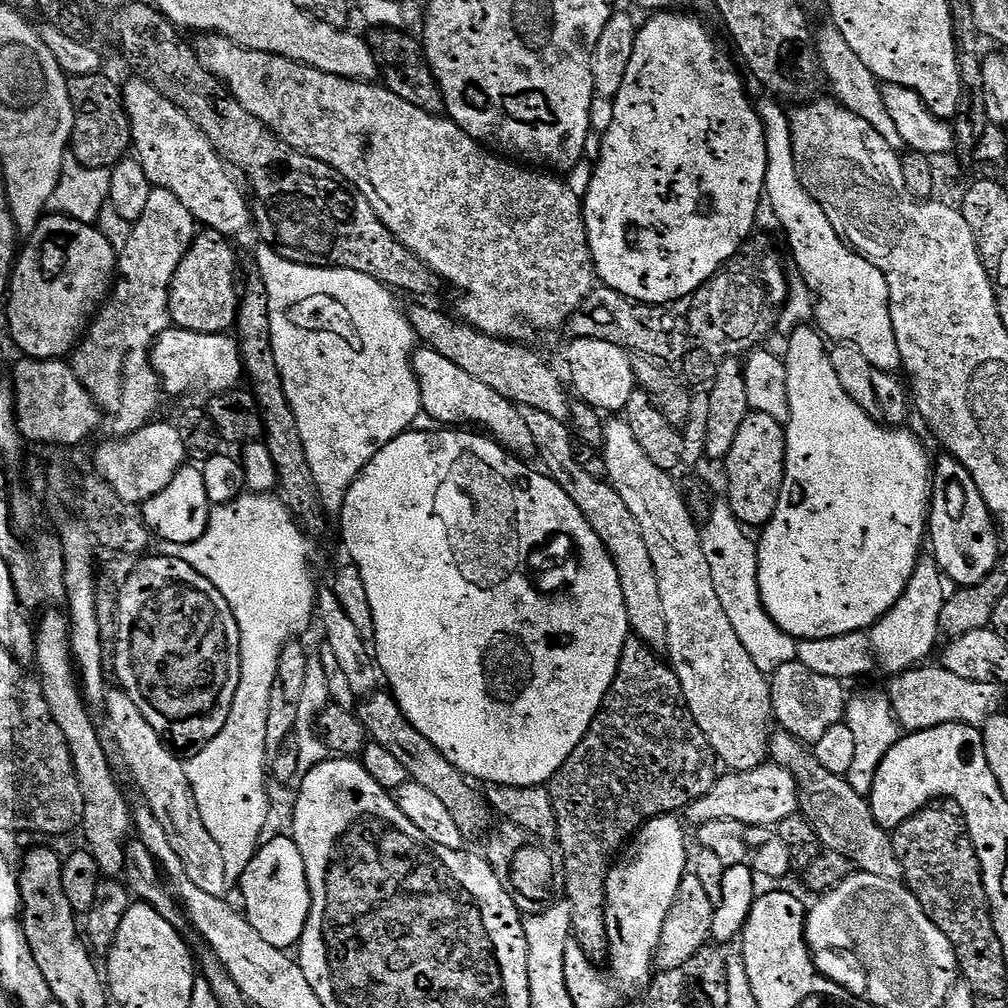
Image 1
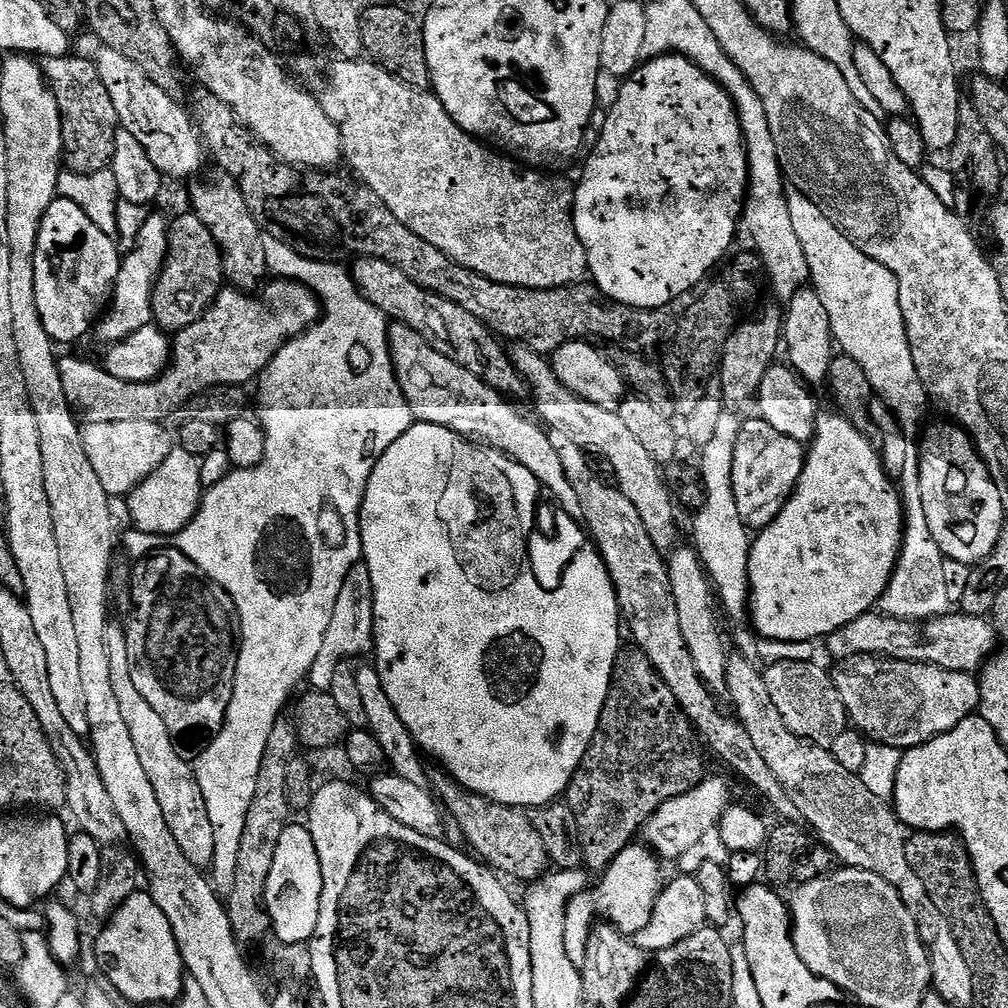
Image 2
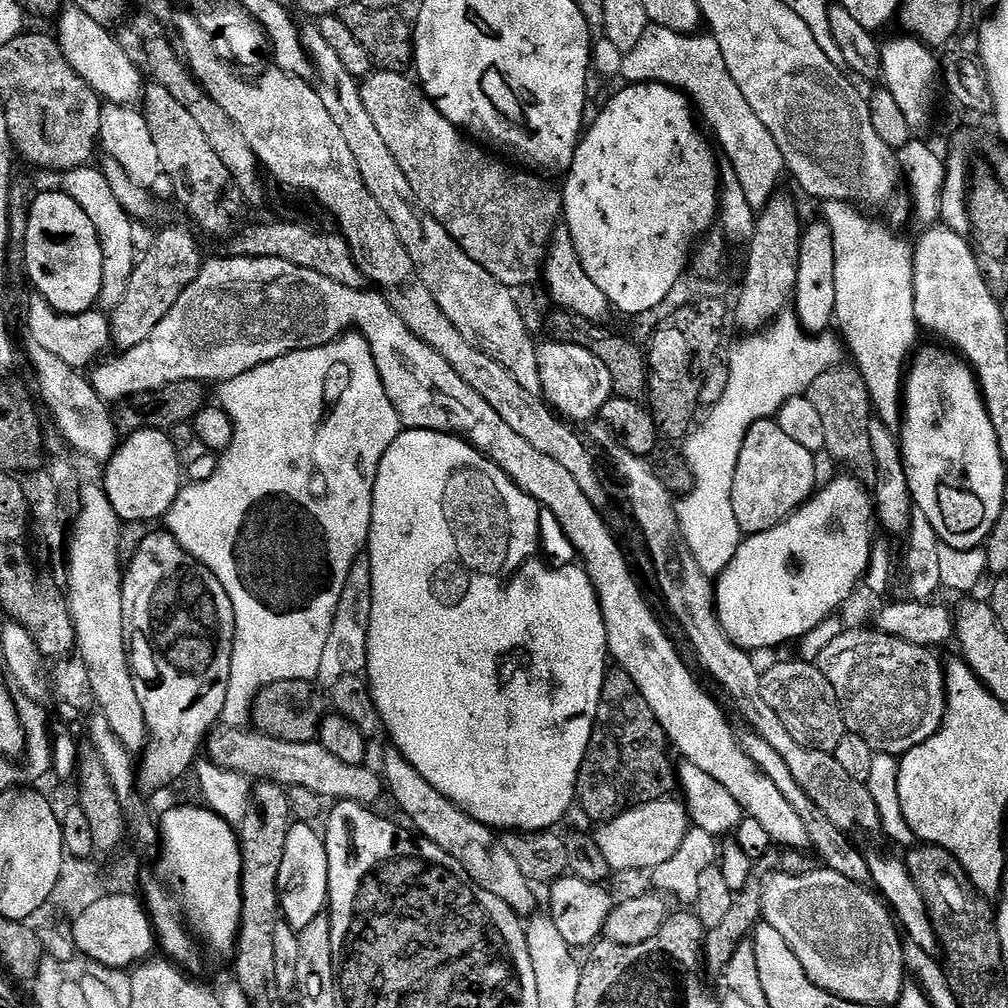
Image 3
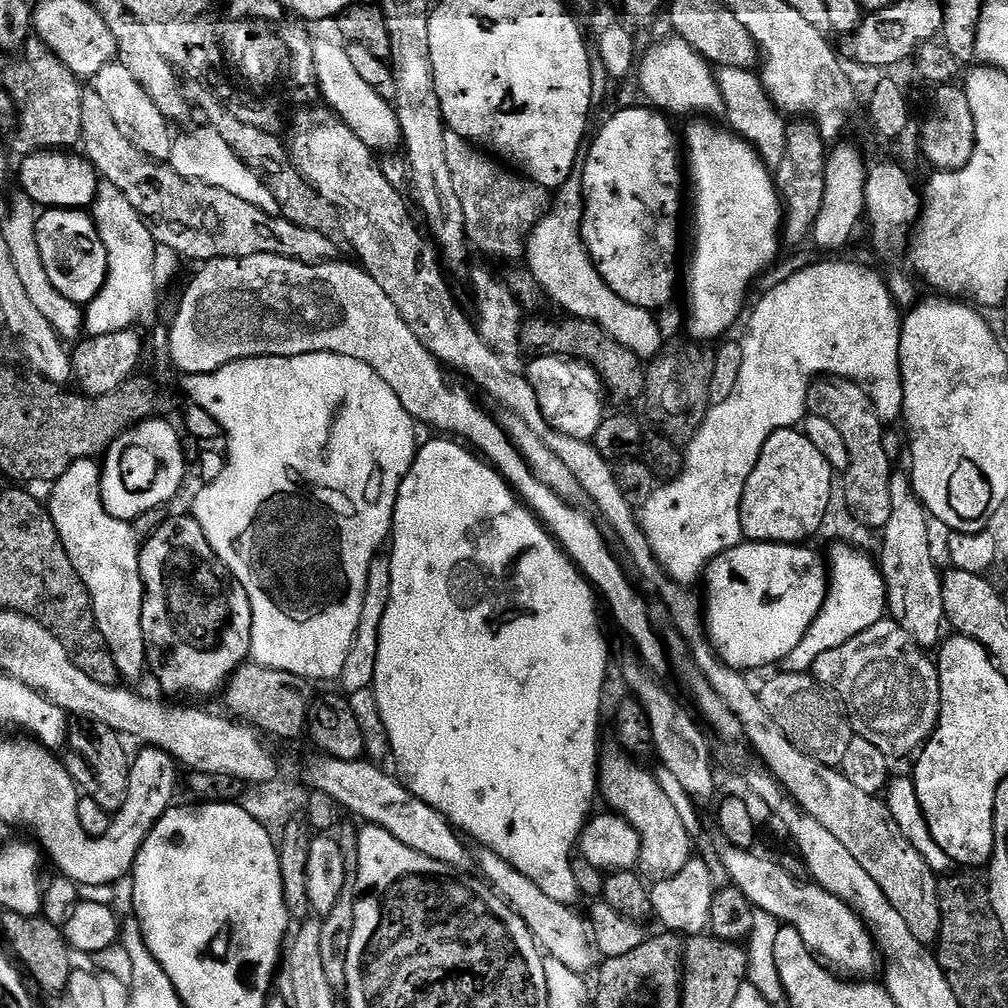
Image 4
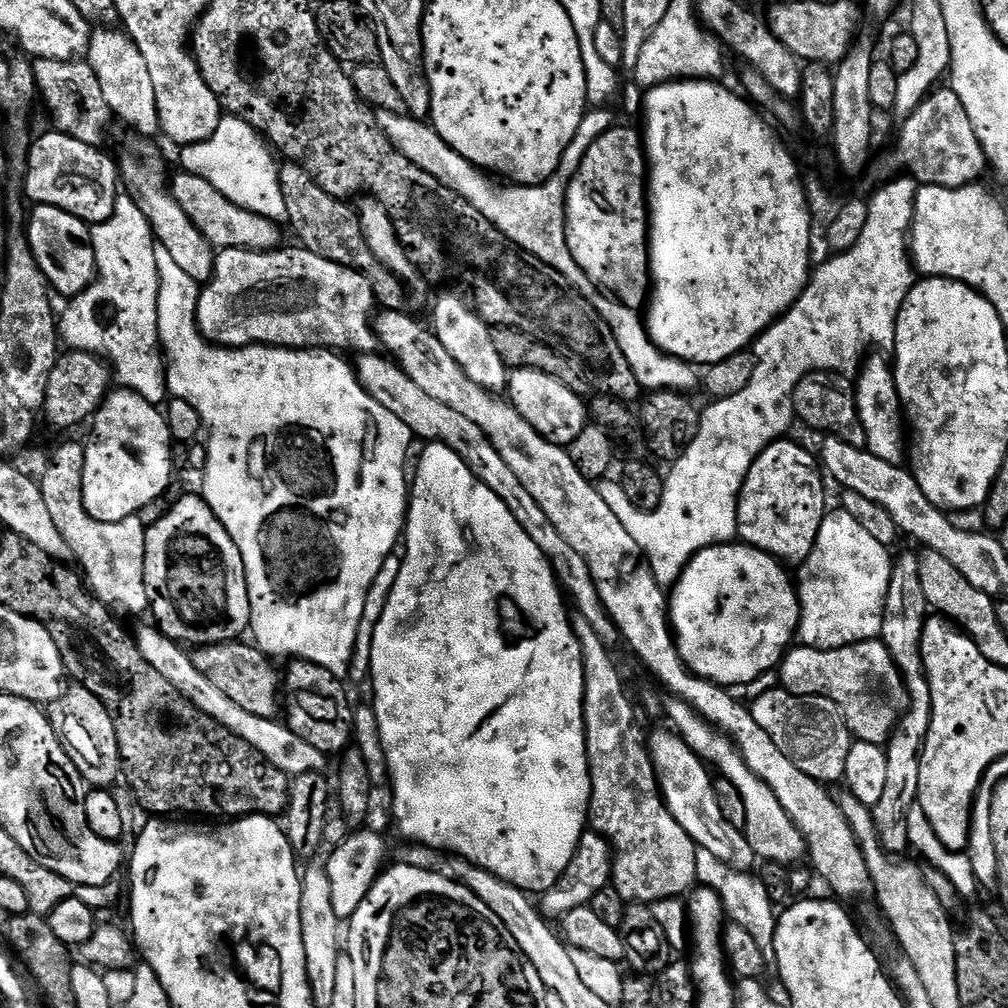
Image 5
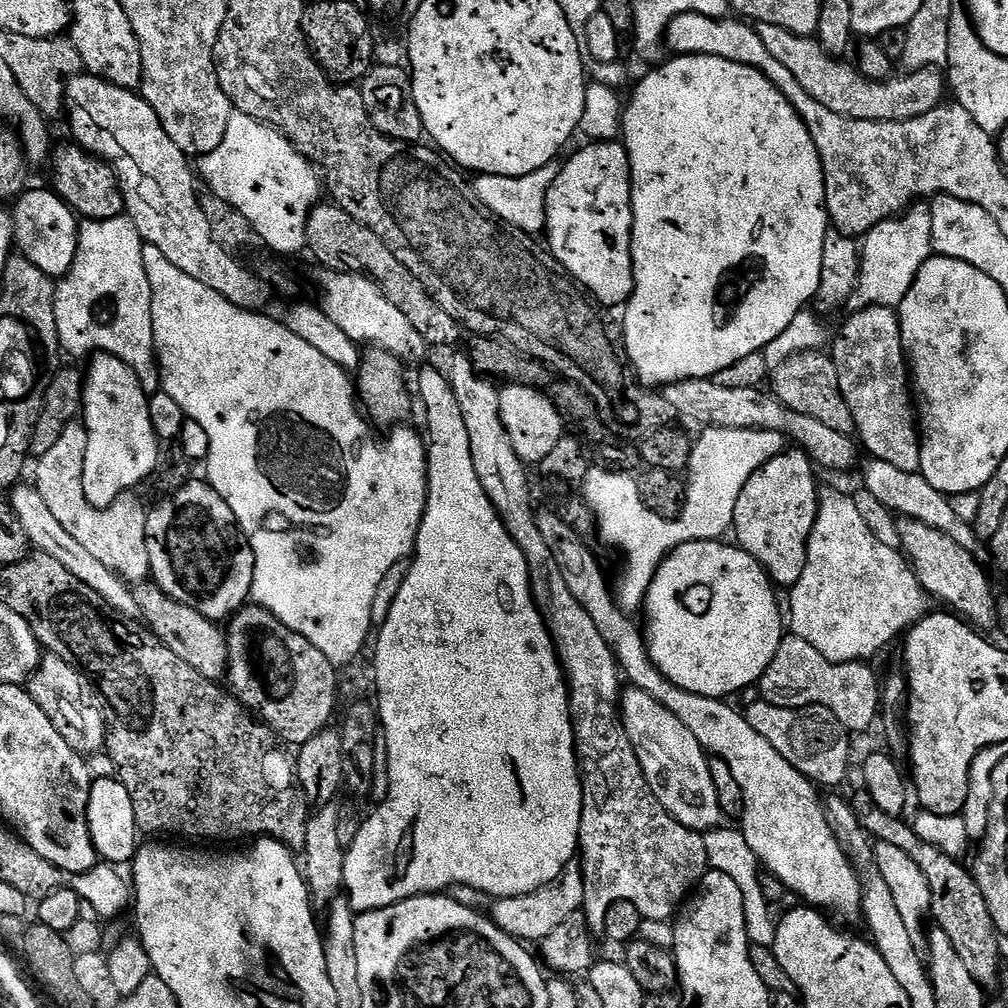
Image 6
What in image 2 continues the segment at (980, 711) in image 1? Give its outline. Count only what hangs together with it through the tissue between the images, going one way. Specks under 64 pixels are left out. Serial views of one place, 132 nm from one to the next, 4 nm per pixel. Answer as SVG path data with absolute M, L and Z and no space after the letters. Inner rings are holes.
M851 656L839 661L830 675L842 702L848 711L851 727L874 744L885 744L891 748L907 750L930 742L933 736L941 736L958 722L973 715L980 706L980 682L973 673L942 670L942 666L919 664L905 660L891 660L888 656Z

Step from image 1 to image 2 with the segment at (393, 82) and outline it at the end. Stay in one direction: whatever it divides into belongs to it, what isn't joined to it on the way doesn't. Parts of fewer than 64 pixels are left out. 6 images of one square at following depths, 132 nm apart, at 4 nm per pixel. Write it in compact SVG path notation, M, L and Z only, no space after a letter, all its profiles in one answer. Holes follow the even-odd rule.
M376 4L373 8L365 7L360 14L362 22L362 42L367 59L373 64L382 66L394 78L406 82L411 88L427 89L430 84L428 75L428 63L426 62L426 46L424 45L424 25L412 12L407 12L404 8L399 8L396 4Z

